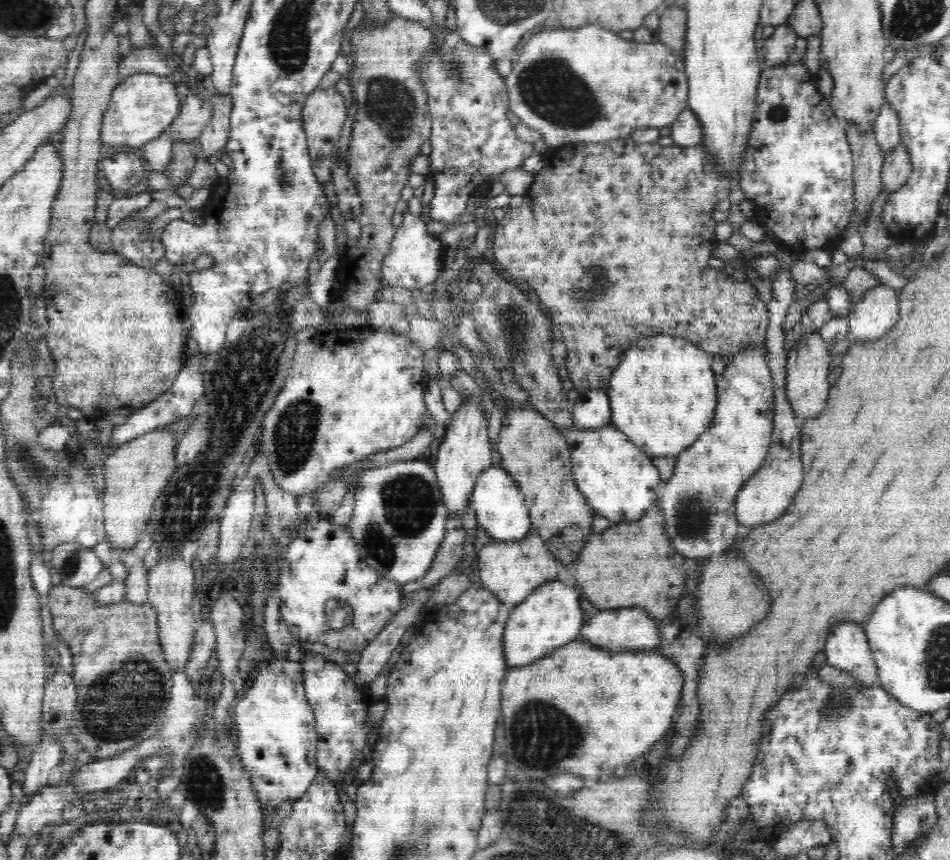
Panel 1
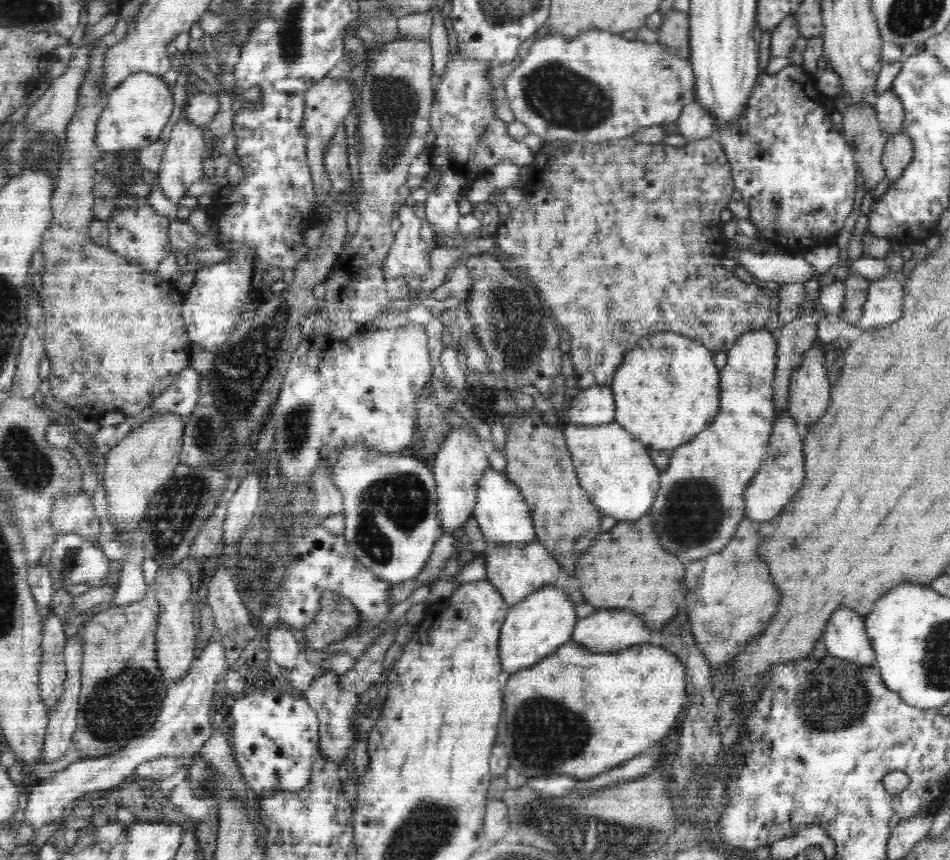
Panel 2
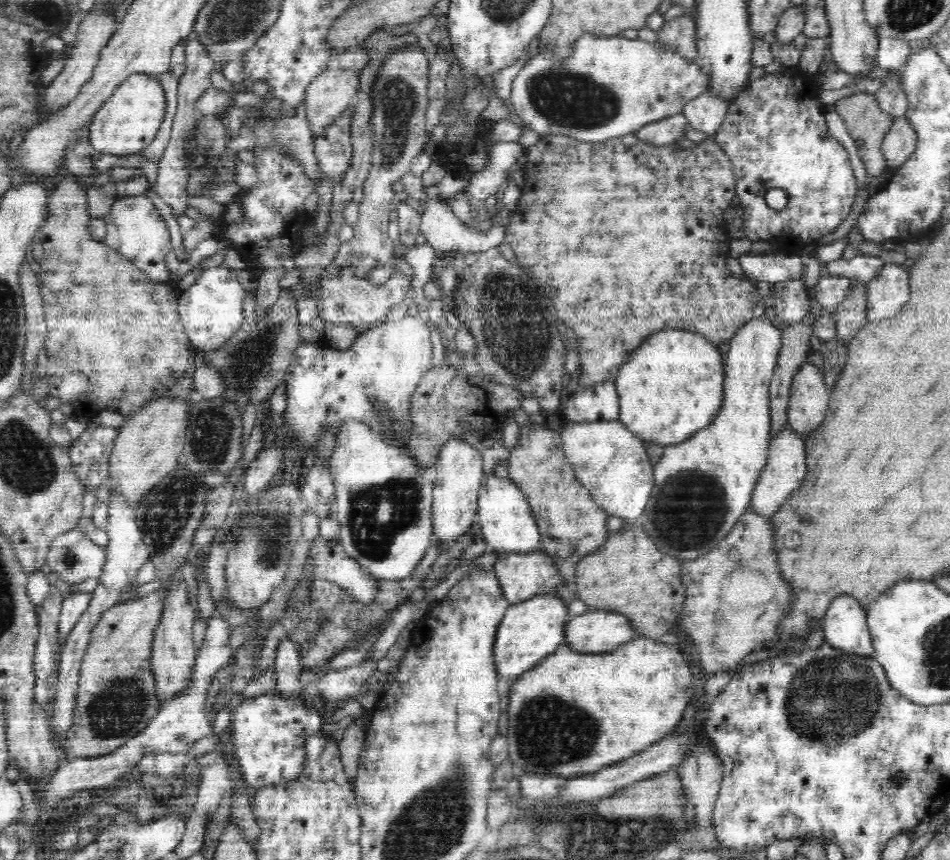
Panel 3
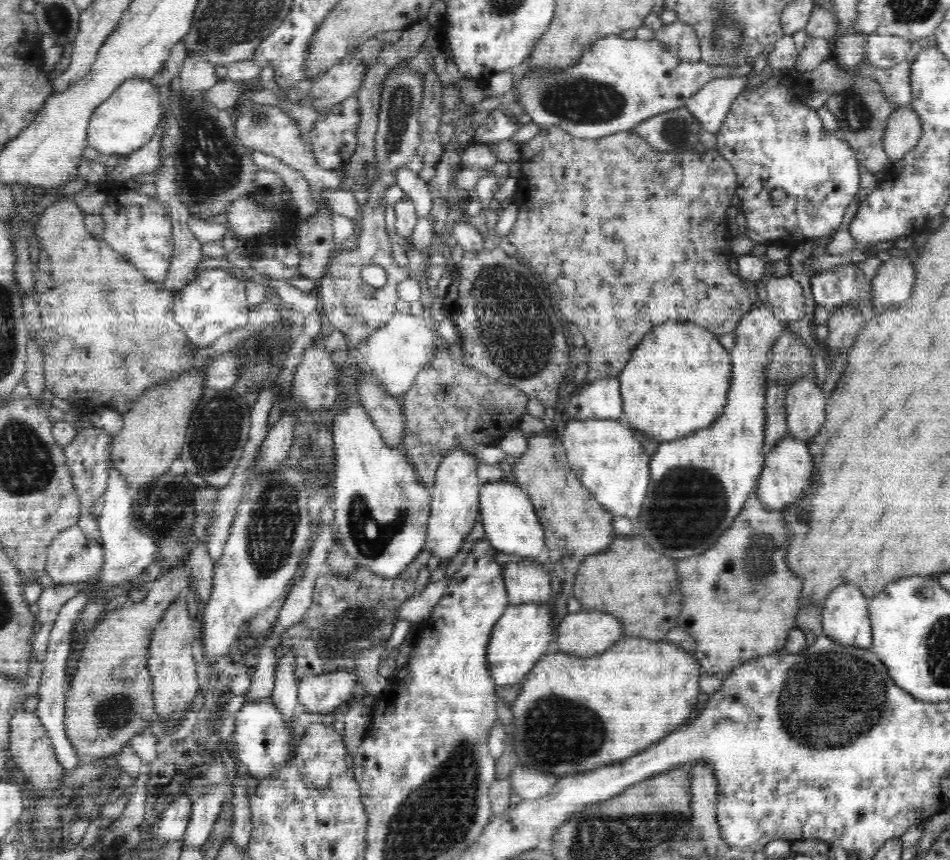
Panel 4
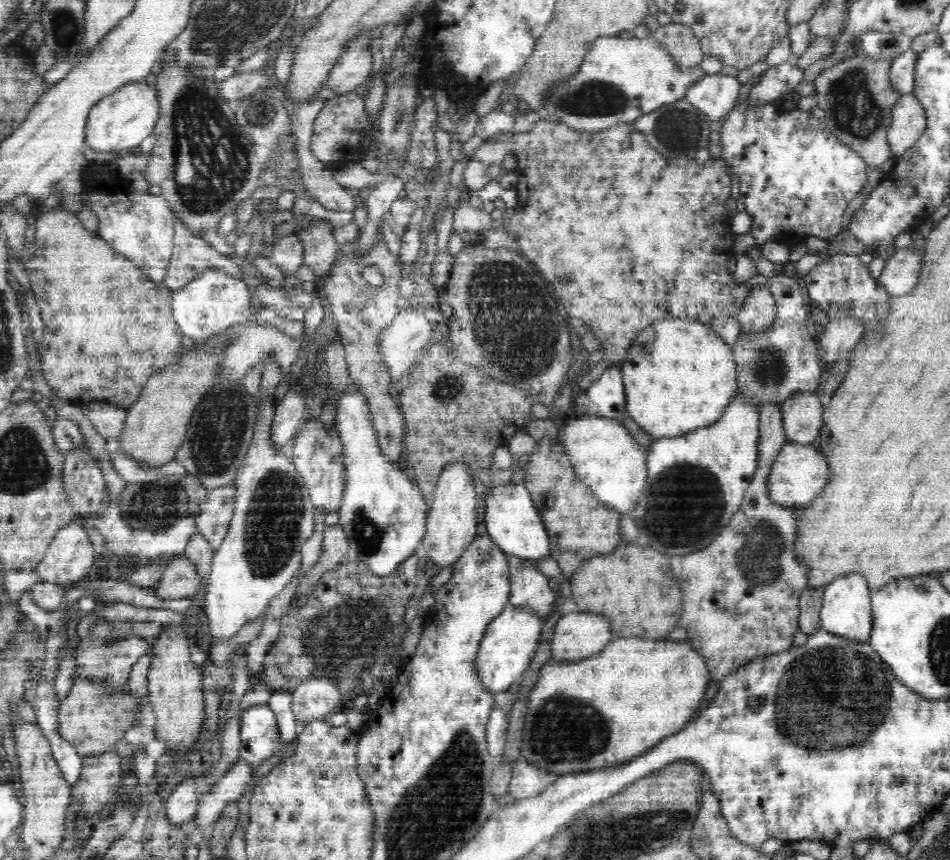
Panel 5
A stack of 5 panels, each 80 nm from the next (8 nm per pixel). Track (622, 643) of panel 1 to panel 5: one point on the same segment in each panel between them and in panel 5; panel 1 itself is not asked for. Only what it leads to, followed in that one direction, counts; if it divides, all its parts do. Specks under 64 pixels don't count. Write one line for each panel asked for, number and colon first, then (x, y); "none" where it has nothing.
2: (606, 631)
3: (593, 632)
4: (581, 634)
5: (578, 636)

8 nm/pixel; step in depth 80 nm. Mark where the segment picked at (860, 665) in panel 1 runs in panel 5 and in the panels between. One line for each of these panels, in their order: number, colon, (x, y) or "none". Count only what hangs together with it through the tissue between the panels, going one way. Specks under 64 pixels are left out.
2: (845, 635)
3: (845, 627)
4: (845, 619)
5: (847, 609)

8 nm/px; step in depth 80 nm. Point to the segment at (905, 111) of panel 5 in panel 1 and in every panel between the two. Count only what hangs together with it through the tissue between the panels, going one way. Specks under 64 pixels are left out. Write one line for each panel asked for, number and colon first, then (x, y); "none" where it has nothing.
1: (897, 166)
2: (898, 151)
3: (900, 142)
4: (903, 132)

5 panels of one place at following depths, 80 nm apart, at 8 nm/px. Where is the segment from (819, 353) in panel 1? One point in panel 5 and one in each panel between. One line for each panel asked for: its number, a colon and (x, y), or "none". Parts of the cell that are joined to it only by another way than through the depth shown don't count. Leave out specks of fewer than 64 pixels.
2: (809, 389)
3: (808, 402)
4: (805, 400)
5: (802, 416)

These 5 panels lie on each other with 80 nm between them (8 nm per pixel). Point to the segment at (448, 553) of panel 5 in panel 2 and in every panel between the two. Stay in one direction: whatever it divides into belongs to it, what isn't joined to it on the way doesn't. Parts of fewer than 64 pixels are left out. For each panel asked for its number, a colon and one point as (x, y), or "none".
2: (462, 459)
3: (459, 469)
4: (455, 495)

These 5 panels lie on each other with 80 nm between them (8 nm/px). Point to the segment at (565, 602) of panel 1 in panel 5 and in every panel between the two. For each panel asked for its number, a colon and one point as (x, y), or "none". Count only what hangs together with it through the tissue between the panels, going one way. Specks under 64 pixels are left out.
2: (535, 627)
3: (531, 630)
4: (524, 634)
5: (505, 652)

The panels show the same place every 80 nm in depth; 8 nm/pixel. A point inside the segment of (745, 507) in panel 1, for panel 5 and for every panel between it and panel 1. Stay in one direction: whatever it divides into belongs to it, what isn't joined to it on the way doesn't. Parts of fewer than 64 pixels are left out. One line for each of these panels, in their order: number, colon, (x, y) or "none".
2: (782, 474)
3: (785, 468)
4: (788, 470)
5: (799, 474)

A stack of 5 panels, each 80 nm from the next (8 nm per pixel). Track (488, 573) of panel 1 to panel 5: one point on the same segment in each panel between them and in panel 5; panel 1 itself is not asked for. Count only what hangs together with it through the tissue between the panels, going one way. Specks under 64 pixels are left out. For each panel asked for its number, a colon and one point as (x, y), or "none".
2: (516, 572)
3: (522, 576)
4: (526, 581)
5: (529, 587)

